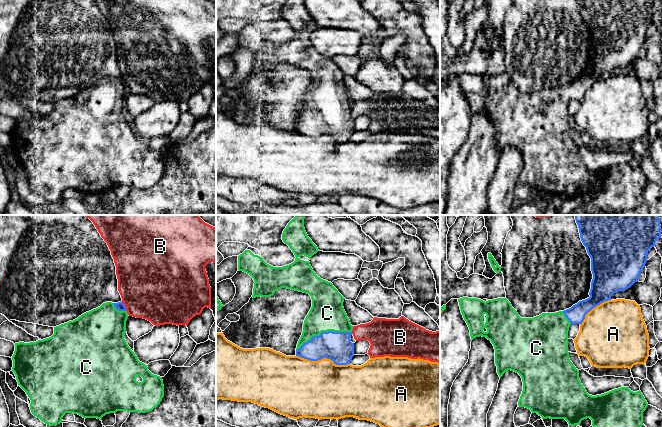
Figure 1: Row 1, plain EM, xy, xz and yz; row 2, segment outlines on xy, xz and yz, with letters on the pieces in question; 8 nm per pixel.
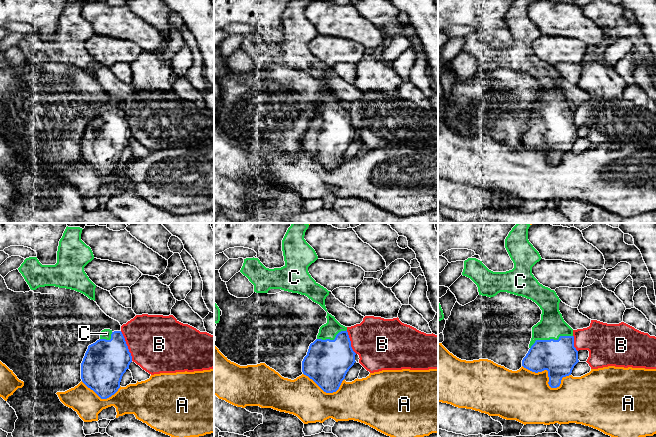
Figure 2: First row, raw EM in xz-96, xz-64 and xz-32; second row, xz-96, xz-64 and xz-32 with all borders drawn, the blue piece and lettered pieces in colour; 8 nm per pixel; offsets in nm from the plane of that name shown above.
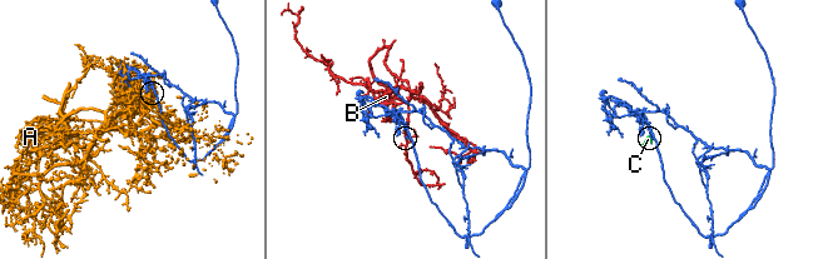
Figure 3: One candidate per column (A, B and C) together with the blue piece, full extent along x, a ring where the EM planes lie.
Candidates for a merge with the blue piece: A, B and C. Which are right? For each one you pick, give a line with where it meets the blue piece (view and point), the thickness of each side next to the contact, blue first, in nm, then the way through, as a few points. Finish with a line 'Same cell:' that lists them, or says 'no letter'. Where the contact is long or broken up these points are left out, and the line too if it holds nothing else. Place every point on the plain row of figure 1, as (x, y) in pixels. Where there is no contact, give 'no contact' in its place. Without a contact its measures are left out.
C: xz (323, 108) | 240/280 nm
Same cell: C

